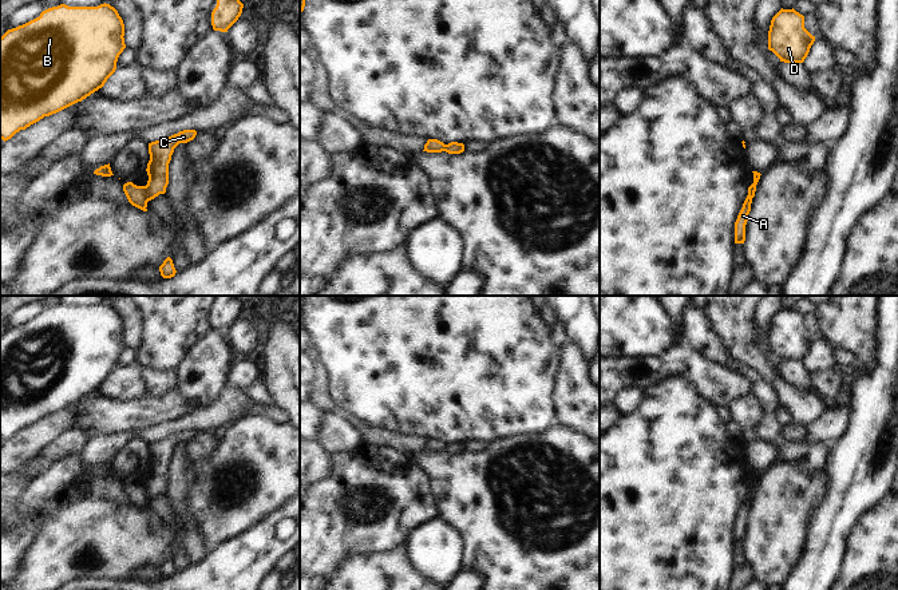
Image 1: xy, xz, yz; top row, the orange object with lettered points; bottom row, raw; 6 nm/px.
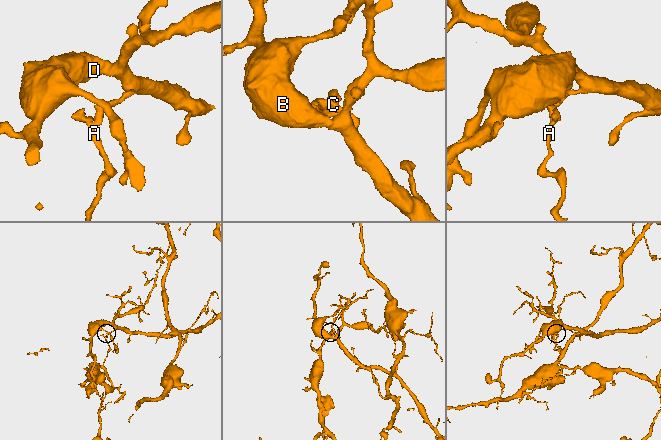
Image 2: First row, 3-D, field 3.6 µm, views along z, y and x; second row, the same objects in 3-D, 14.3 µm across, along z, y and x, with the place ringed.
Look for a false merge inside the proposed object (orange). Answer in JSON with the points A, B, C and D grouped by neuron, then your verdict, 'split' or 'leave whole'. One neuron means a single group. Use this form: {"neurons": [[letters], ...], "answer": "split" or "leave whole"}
{"neurons": [["A"], ["B", "C", "D"]], "answer": "split"}

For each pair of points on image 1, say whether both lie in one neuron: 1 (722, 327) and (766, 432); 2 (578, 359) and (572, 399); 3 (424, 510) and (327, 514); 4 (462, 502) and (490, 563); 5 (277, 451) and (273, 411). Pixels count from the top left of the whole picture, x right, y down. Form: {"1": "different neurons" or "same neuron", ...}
{"1": "different neurons", "2": "same neuron", "3": "same neuron", "4": "same neuron", "5": "different neurons"}

